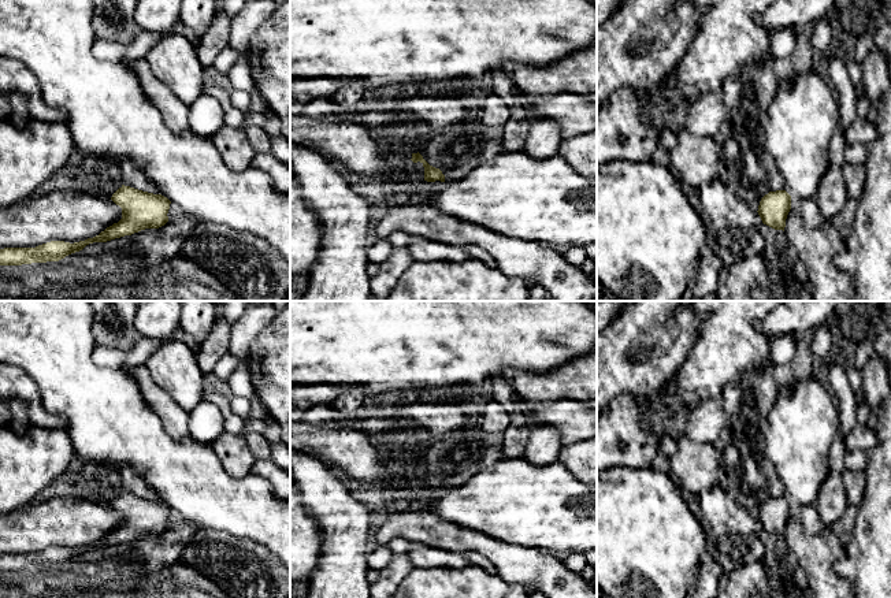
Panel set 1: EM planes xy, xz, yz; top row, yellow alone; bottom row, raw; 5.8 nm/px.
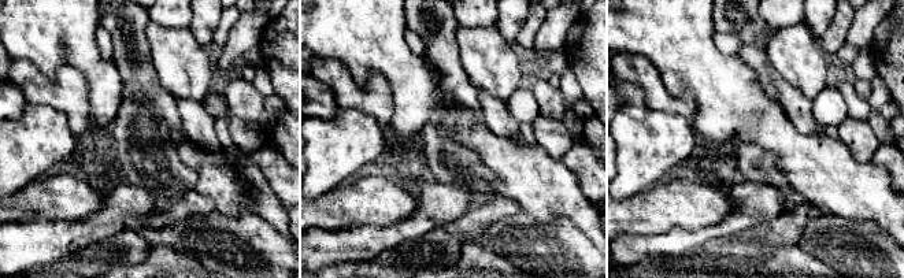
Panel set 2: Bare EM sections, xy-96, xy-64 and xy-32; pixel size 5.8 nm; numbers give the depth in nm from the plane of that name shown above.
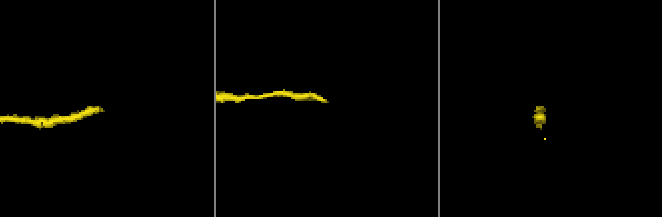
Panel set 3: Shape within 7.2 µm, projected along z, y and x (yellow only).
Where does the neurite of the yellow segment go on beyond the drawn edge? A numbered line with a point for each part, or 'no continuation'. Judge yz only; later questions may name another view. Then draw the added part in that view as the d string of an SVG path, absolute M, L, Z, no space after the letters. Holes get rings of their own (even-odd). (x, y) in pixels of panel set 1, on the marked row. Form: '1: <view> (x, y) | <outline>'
1: yz (809, 210) | M791 196L791 208L797 209L810 227L821 227L825 223L816 197L798 198Z

